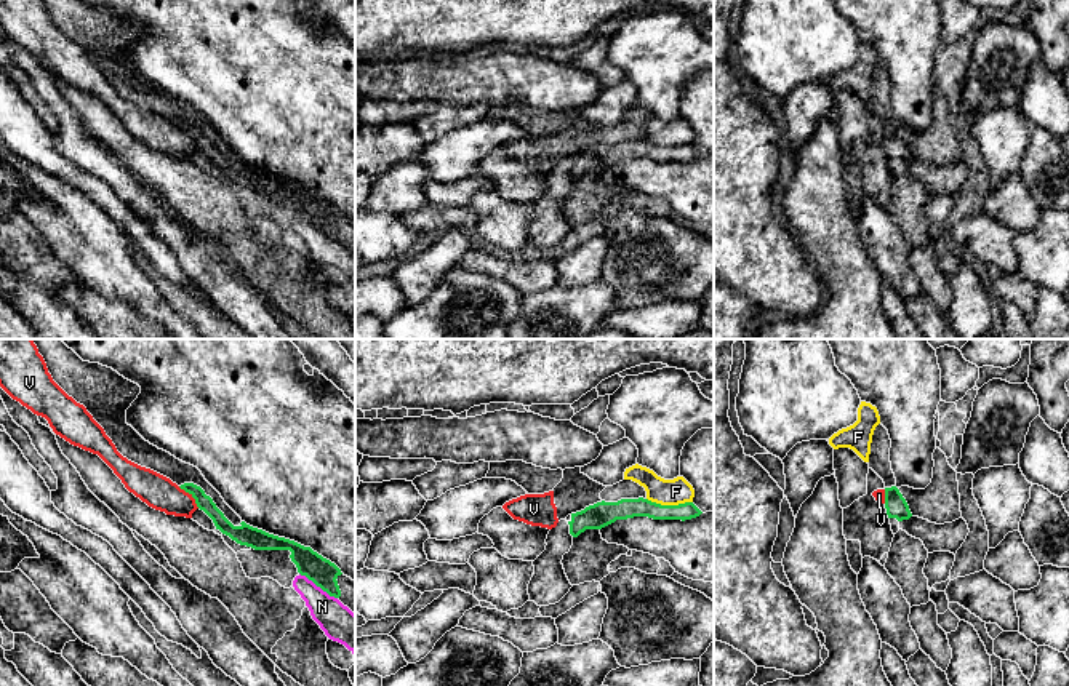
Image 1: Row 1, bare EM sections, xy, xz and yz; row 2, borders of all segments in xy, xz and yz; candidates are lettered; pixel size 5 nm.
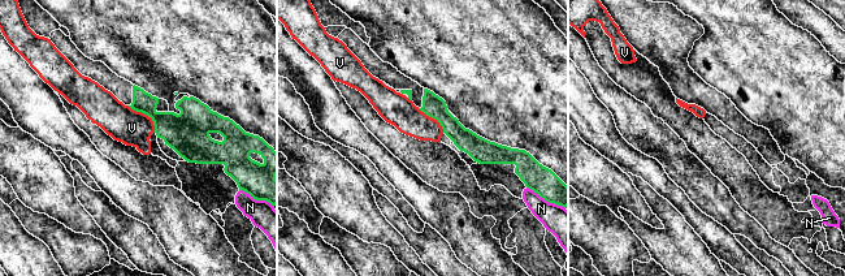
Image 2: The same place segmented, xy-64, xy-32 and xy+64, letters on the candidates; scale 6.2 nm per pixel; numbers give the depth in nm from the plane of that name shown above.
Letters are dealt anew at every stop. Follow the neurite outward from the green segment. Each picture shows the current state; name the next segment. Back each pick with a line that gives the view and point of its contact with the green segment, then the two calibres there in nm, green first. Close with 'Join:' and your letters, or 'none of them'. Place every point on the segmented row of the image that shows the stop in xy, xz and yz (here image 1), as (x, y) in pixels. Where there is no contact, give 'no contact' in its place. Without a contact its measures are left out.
Join: none of them

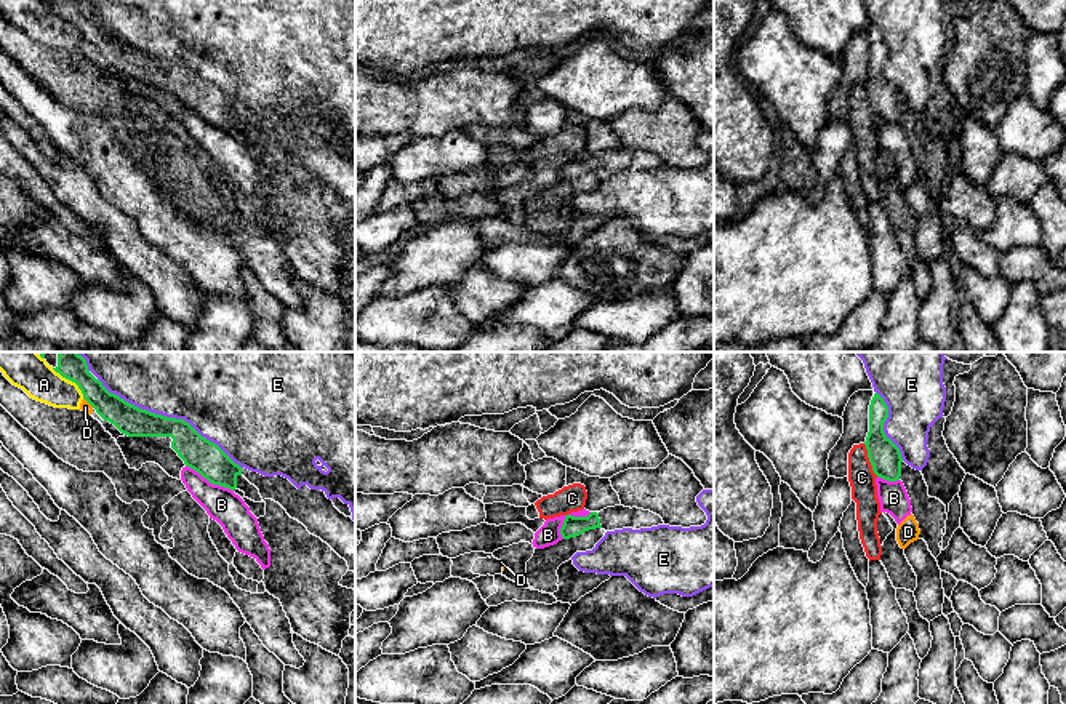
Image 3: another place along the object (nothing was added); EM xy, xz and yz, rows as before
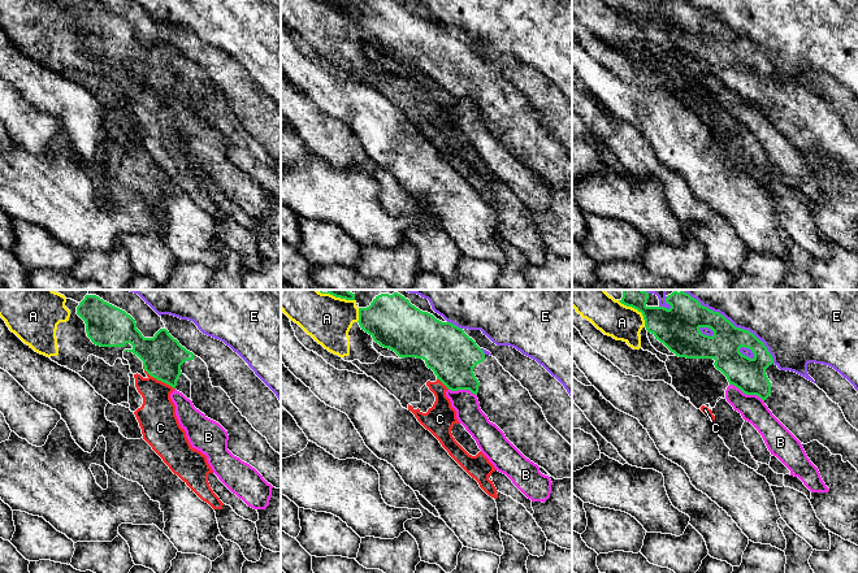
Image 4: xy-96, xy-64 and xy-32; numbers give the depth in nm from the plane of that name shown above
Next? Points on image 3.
Join: none of them

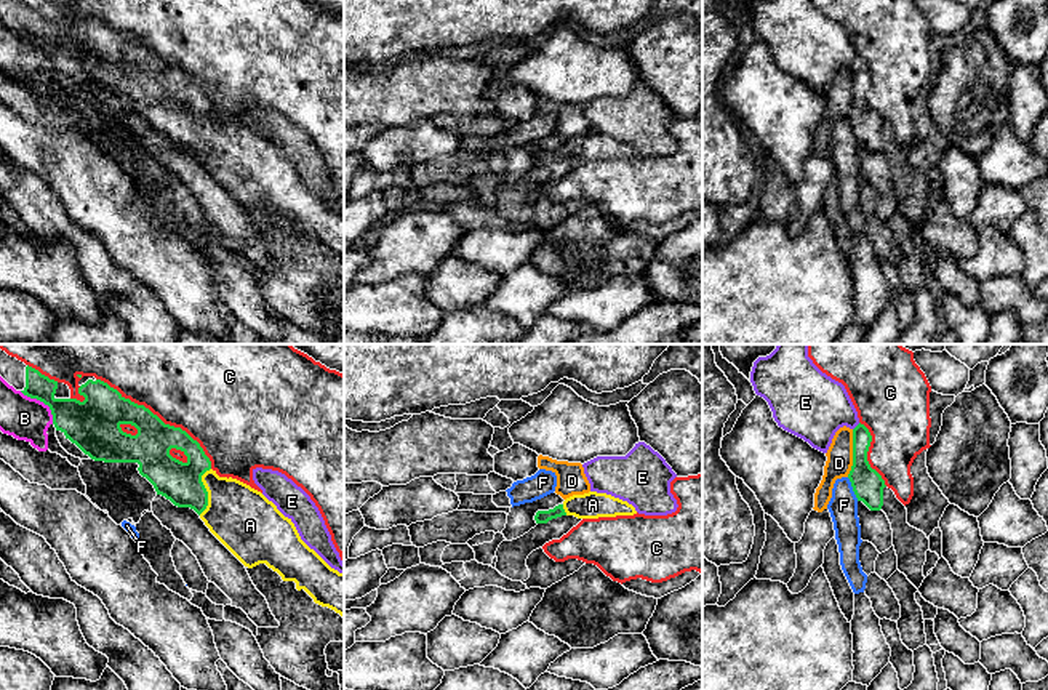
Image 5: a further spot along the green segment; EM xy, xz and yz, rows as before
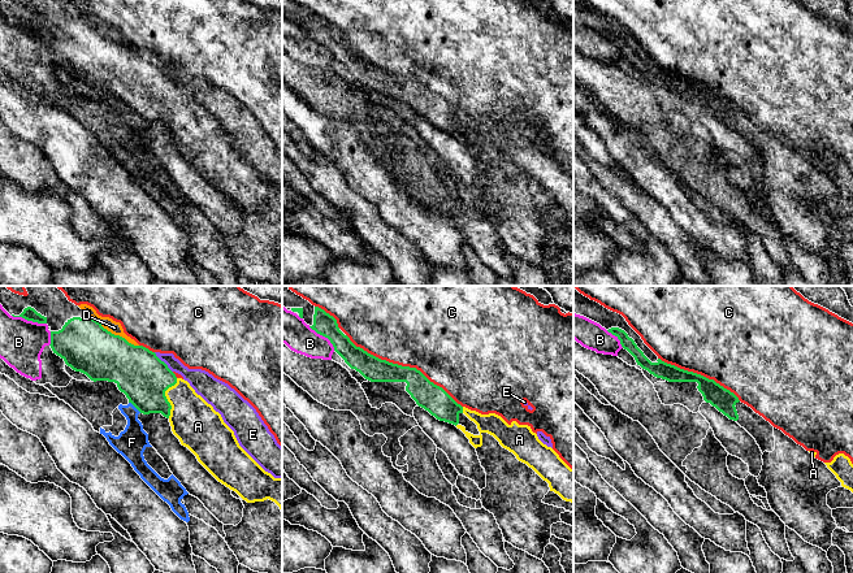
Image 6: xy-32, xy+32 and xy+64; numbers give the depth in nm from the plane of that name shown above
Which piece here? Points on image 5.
A: meets green in xy at (207, 492); 200 nm thick on the green side, 320 nm on the other
Join: A

